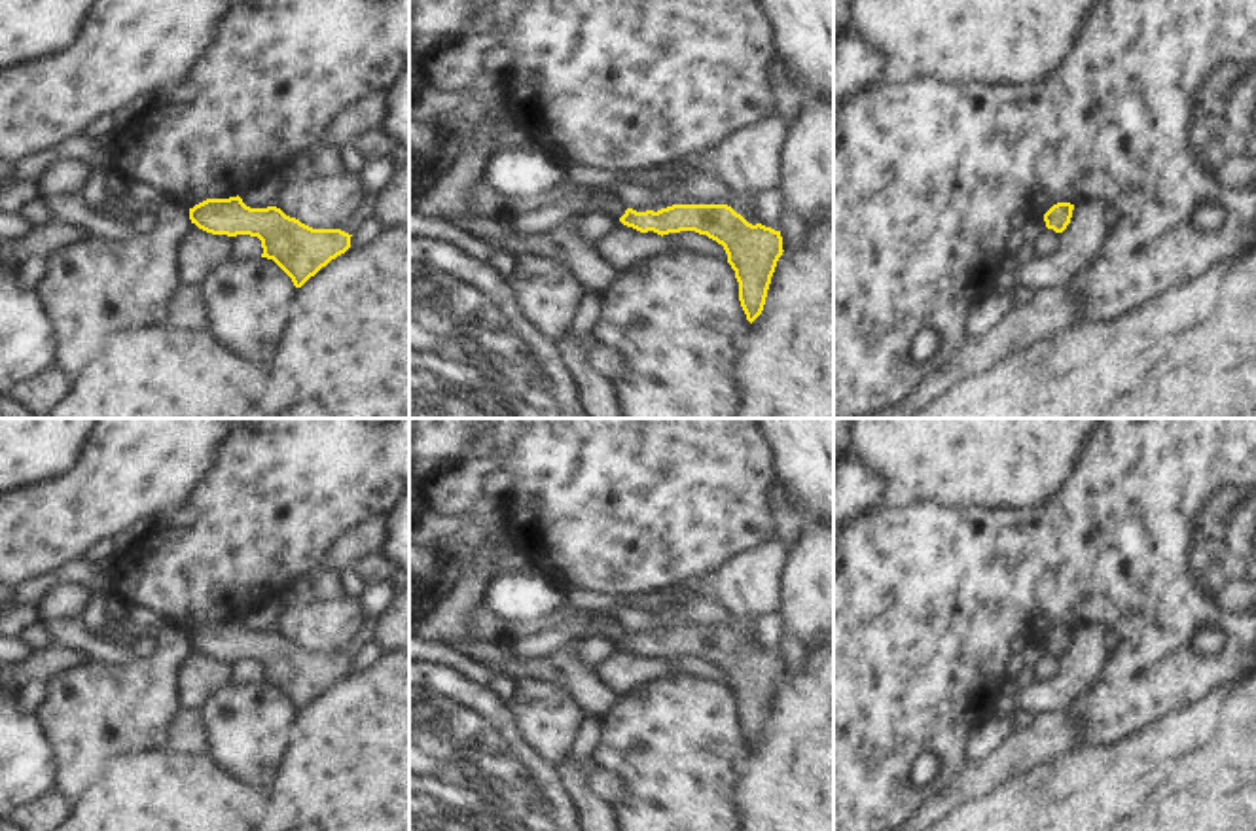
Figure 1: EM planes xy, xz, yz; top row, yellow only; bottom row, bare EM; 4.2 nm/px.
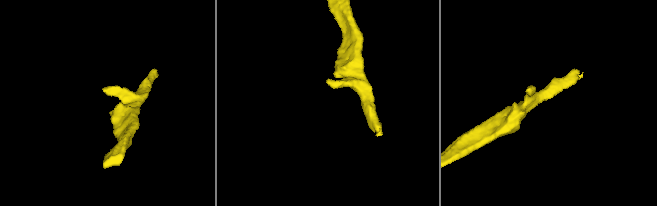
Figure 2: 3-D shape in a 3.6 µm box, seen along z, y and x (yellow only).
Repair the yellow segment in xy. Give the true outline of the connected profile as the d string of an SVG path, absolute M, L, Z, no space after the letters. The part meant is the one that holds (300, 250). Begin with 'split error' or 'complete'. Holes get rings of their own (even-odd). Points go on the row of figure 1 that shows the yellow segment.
complete; M206 199L189 208L189 220L212 235L250 235L261 240L261 257L273 259L301 288L332 259L350 248L341 229L313 229L277 206L250 208L242 199Z

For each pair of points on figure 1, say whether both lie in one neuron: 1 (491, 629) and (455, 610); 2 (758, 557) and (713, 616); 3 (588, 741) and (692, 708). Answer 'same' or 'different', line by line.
1: different
2: different
3: different

